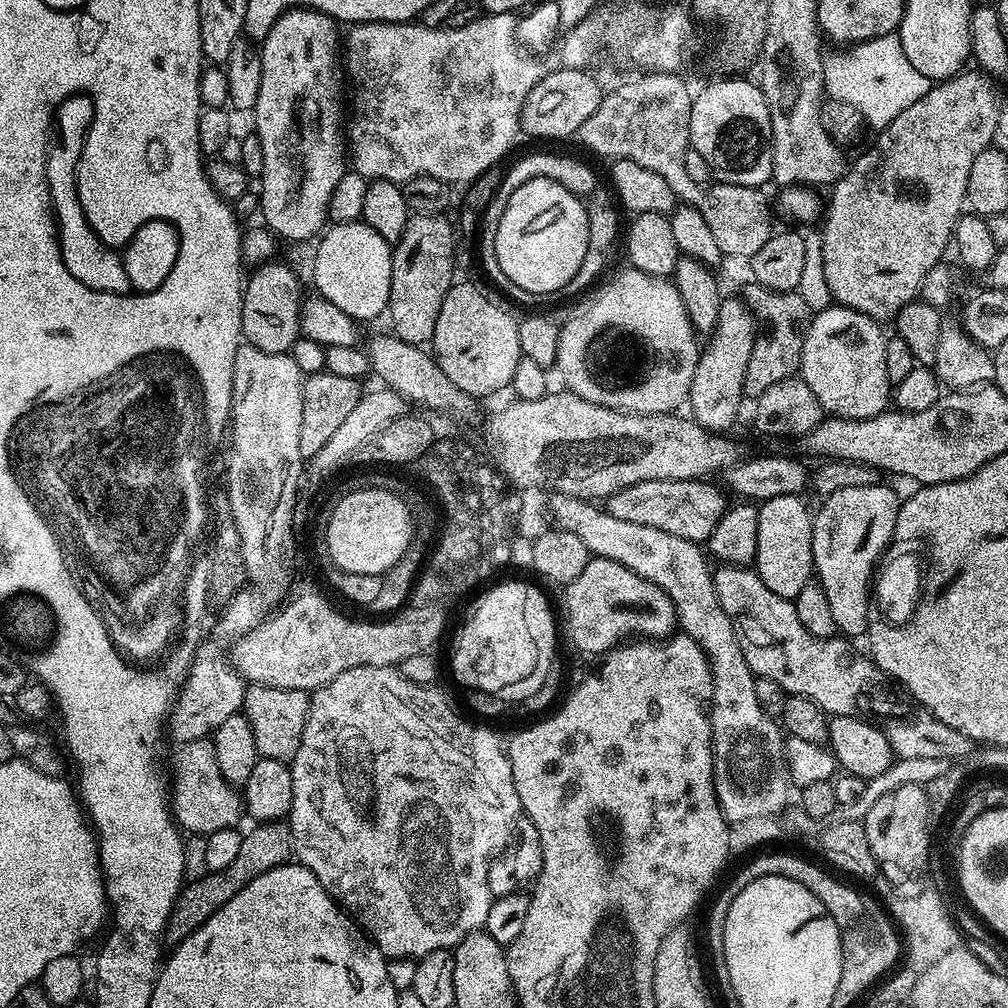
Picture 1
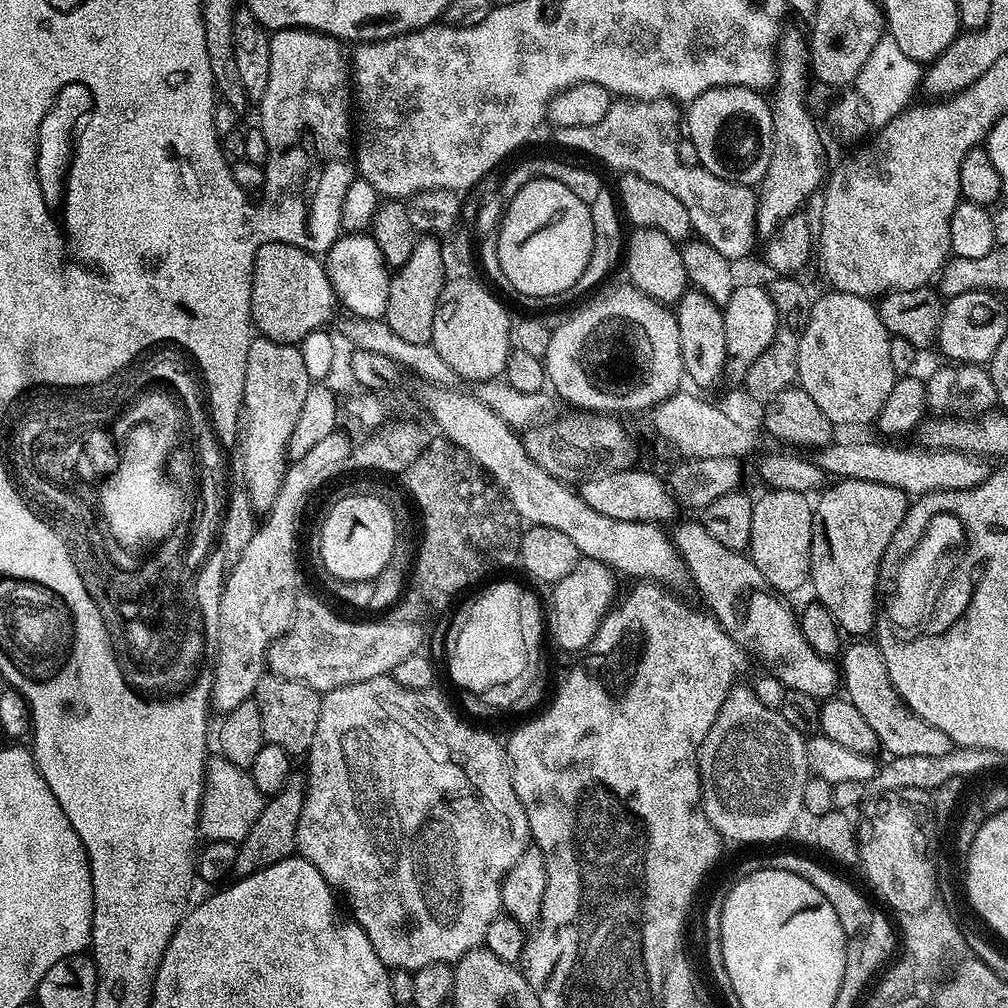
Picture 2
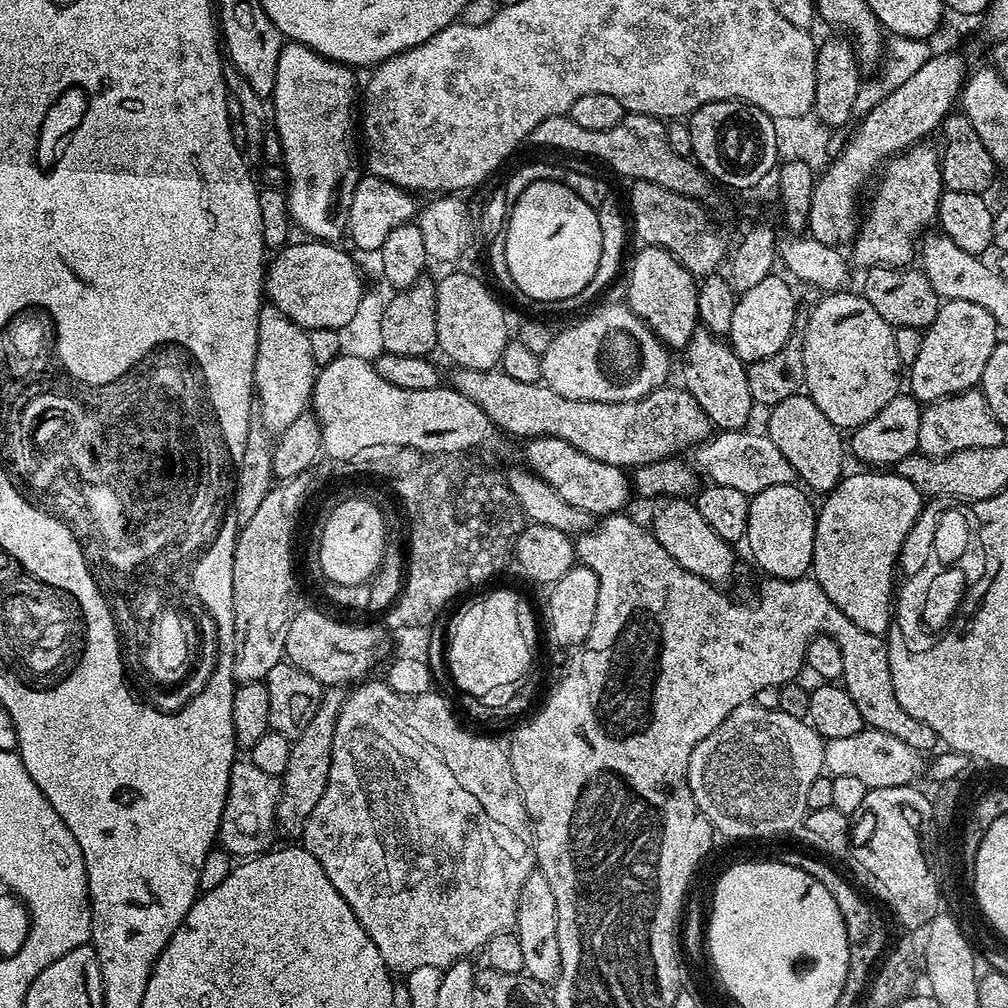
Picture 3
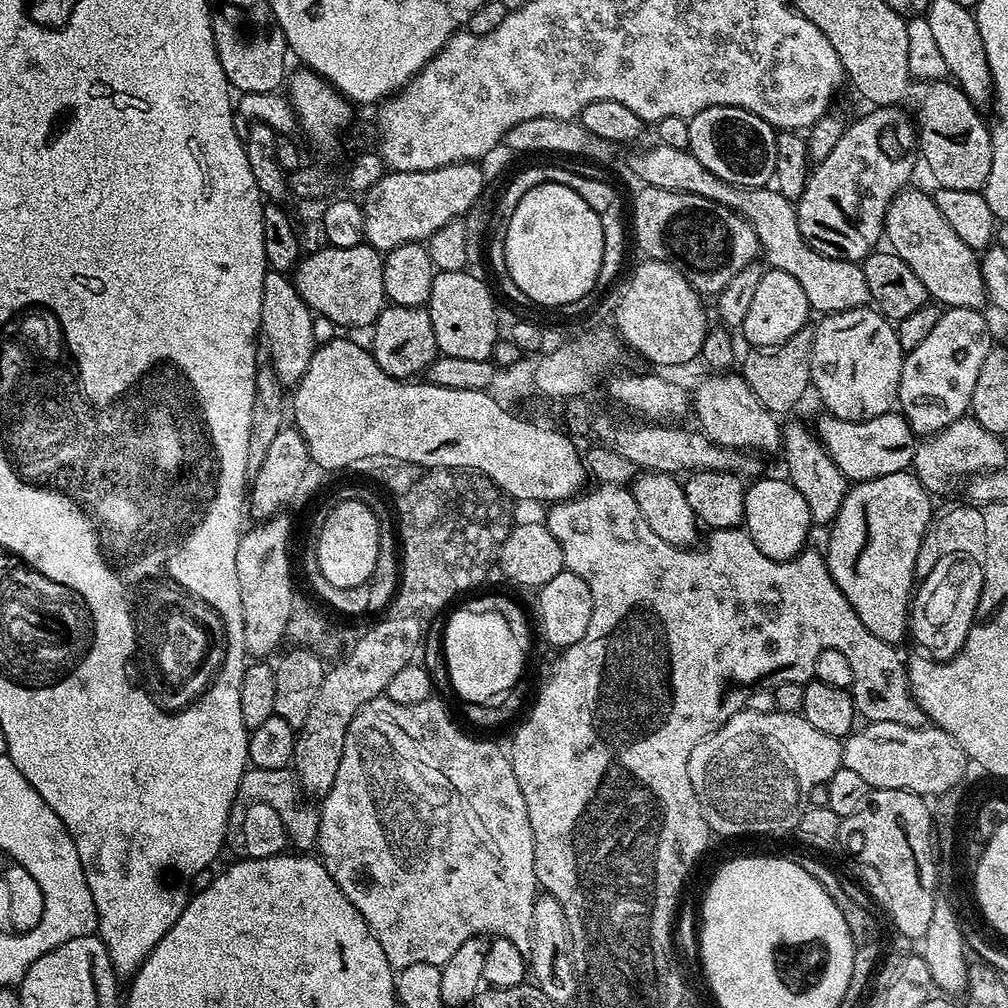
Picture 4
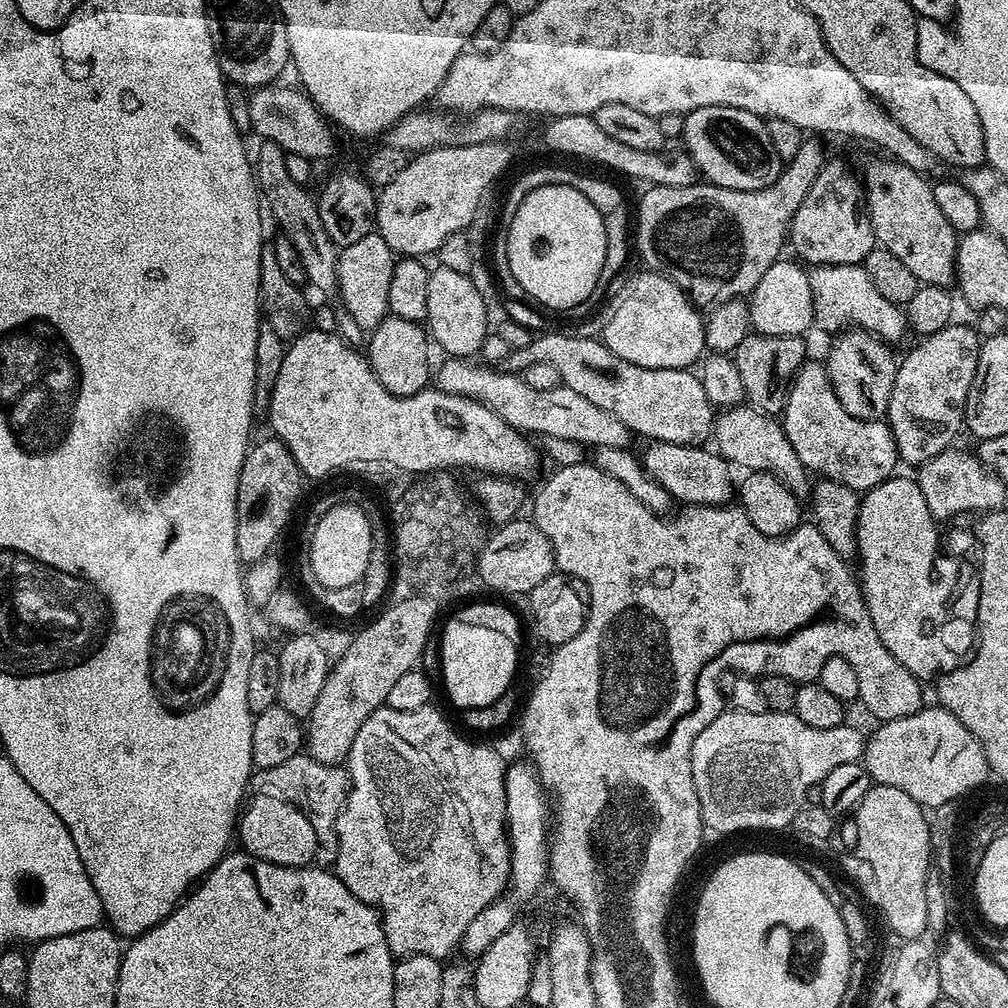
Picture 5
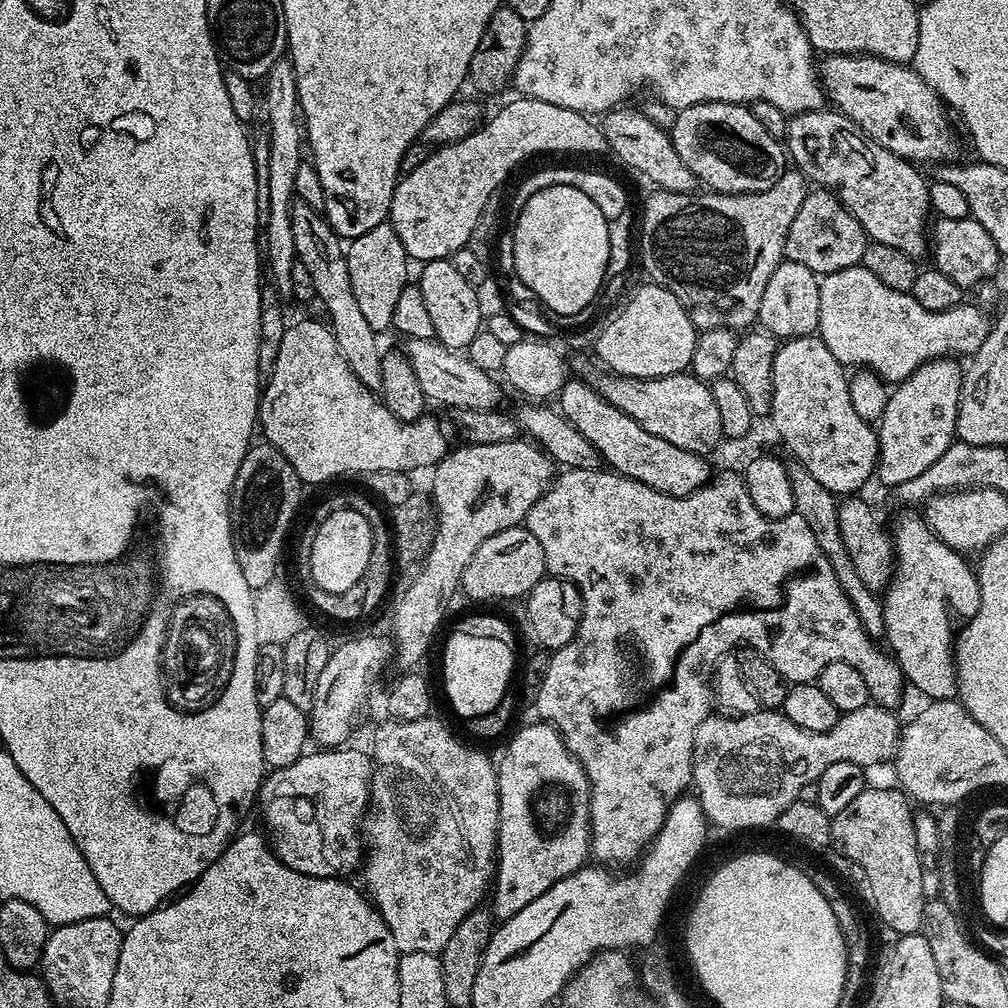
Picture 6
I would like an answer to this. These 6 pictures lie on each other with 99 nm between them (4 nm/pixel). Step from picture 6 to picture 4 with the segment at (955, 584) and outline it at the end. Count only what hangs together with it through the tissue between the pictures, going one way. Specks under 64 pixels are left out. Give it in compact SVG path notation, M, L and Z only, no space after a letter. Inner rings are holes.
M911 470L886 474L873 480L861 480L849 487L838 514L827 529L826 559L838 590L846 594L846 602L850 602L850 606L854 606L854 614L862 618L862 626L866 626L870 634L882 638L882 642L893 646L899 645L899 640L908 636L908 610L914 595L914 585L918 580L916 559L920 556L924 535L927 532L929 535L930 525L934 520L932 503L933 497Z

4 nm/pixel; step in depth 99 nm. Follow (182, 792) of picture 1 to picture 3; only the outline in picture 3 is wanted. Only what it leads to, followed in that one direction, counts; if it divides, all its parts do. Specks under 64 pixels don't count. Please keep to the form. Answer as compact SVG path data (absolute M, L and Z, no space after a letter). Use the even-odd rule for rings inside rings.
M237 758L230 770L230 786L226 806L220 819L219 847L236 858L251 858L269 851L272 828L277 827L276 807L280 797L281 781L254 766L251 759Z

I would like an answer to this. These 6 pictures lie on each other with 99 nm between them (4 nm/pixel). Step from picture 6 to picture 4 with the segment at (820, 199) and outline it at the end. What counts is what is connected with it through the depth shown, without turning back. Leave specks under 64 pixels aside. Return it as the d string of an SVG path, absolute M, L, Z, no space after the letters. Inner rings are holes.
M876 106L868 111L872 112L866 113L865 116L858 117L853 124L849 123L847 127L845 127L842 139L835 144L834 150L830 150L830 154L826 154L826 158L822 158L815 167L809 171L806 186L802 190L799 200L795 201L798 230L802 230L802 238L806 238L808 244L822 254L826 254L828 257L836 257L839 260L849 260L852 263L863 261L863 259L875 249L877 245L875 243L884 236L884 219L888 213L890 202L900 192L904 191L906 185L911 181L908 179L912 176L912 167L915 166L917 160L917 157L914 155L918 148L916 125L913 117L909 115L909 113L900 106L890 108Z

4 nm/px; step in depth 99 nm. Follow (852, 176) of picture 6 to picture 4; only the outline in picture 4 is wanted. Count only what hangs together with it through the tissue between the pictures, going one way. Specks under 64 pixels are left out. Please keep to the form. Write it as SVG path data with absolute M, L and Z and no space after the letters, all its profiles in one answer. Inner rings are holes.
M913 186L905 187L890 202L884 219L884 236L895 252L914 274L918 274L922 286L926 286L929 297L944 308L979 308L989 303L988 291L980 269L981 257L977 249L966 246L942 218L935 199Z

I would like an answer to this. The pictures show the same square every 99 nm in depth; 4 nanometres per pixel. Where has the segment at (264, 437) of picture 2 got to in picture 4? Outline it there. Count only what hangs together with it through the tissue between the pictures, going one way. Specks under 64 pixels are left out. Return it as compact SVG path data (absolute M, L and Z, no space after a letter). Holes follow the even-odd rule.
M271 270L264 273L260 332L263 343L264 340L268 343L267 359L278 374L281 385L295 386L302 374L306 374L306 366L310 366L310 358L318 347L313 333L313 317L312 309L304 303L295 283L285 273Z

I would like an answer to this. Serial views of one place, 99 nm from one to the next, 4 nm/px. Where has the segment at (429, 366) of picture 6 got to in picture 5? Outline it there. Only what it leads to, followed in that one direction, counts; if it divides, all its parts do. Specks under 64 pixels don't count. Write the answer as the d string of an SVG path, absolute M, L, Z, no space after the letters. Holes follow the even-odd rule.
M448 358L440 369L435 369L434 384L441 392L458 394L471 400L482 402L502 422L517 428L521 434L533 434L537 432L540 438L553 436L554 438L566 438L570 442L578 442L585 446L612 446L614 448L628 448L634 433L614 414L606 414L599 406L594 406L587 398L582 398L575 390L563 386L557 386L550 390L534 390L525 382L523 375L511 374L493 370L488 366L475 368L473 361L468 358Z

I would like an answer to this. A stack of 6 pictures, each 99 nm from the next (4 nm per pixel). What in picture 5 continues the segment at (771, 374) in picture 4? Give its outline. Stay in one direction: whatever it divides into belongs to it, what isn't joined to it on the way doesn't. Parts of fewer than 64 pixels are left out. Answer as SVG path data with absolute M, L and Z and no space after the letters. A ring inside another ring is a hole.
M750 334L738 342L734 359L738 366L738 374L742 378L744 395L747 403L758 411L773 418L779 417L784 410L788 397L788 389L792 387L792 379L796 377L803 364L808 348L804 345L804 336L761 336Z

